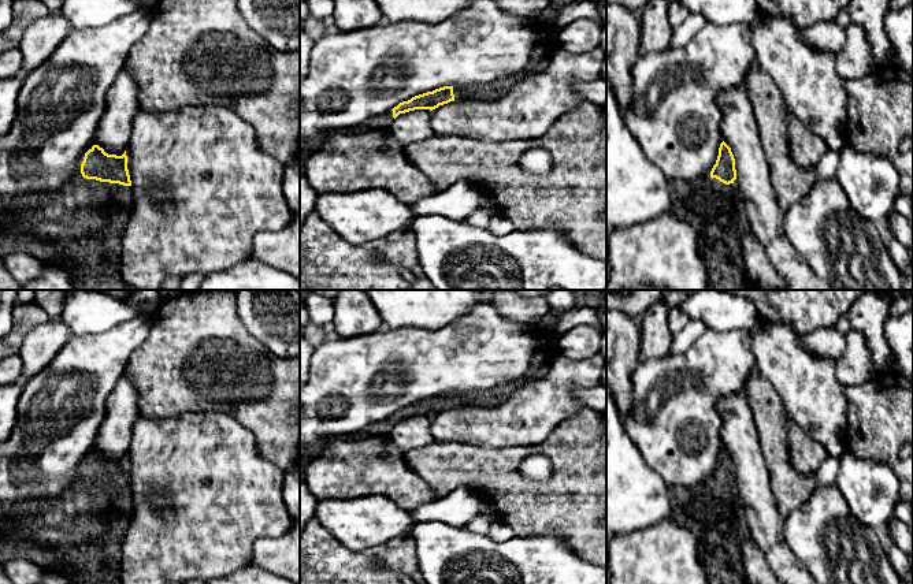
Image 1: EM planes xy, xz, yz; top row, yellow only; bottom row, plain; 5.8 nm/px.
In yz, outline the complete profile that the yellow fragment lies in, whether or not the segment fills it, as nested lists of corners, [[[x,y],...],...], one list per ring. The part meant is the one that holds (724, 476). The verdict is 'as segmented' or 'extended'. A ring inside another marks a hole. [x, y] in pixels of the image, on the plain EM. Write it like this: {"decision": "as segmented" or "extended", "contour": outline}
{"decision": "extended", "contour": [[[723,447],[710,481],[669,488],[671,518],[698,540],[706,584],[747,584],[742,544],[751,537],[731,454]]]}

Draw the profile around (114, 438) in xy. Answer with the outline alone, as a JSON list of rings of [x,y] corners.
[[[125,373],[116,382],[105,402],[94,451],[108,461],[122,462],[131,443],[133,425],[140,416],[137,391]]]

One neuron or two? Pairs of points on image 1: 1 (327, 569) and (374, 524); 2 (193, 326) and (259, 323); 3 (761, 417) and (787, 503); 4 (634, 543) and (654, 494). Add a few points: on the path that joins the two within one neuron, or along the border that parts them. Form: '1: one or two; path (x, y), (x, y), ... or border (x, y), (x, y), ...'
1: two; border (325, 528), (352, 550), (368, 550), (381, 545)
2: two; border (236, 304), (236, 312), (242, 324), (266, 346)
3: one; path (774, 439), (776, 457), (786, 482)
4: two; border (670, 517), (620, 535)

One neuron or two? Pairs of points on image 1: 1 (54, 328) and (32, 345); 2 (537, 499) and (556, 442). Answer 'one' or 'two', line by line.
1: one
2: one

